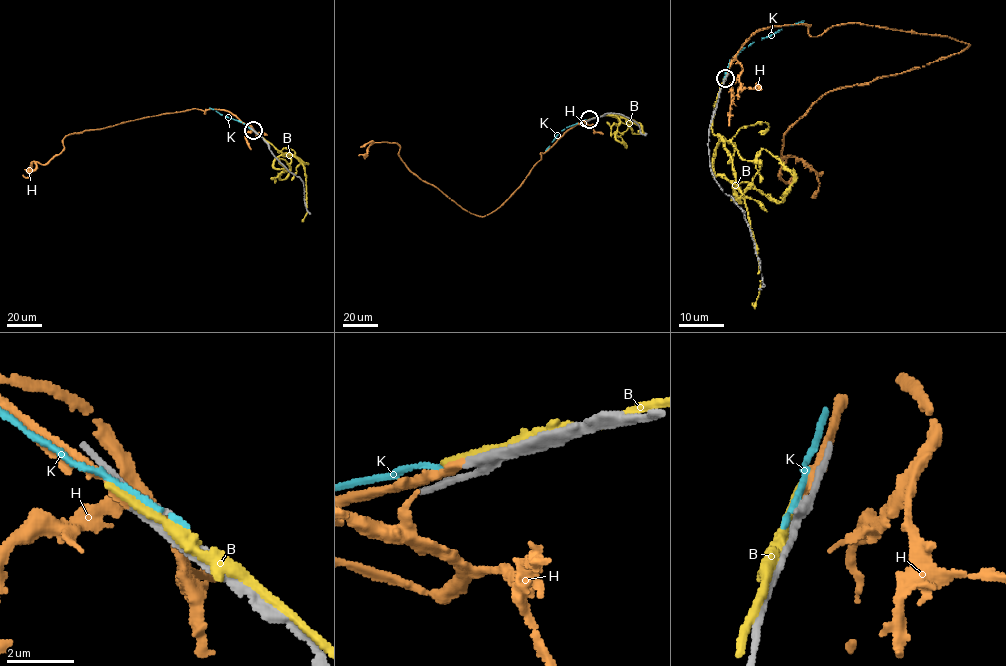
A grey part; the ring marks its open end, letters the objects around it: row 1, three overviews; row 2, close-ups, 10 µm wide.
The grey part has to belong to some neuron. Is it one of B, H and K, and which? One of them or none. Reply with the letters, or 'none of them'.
H

